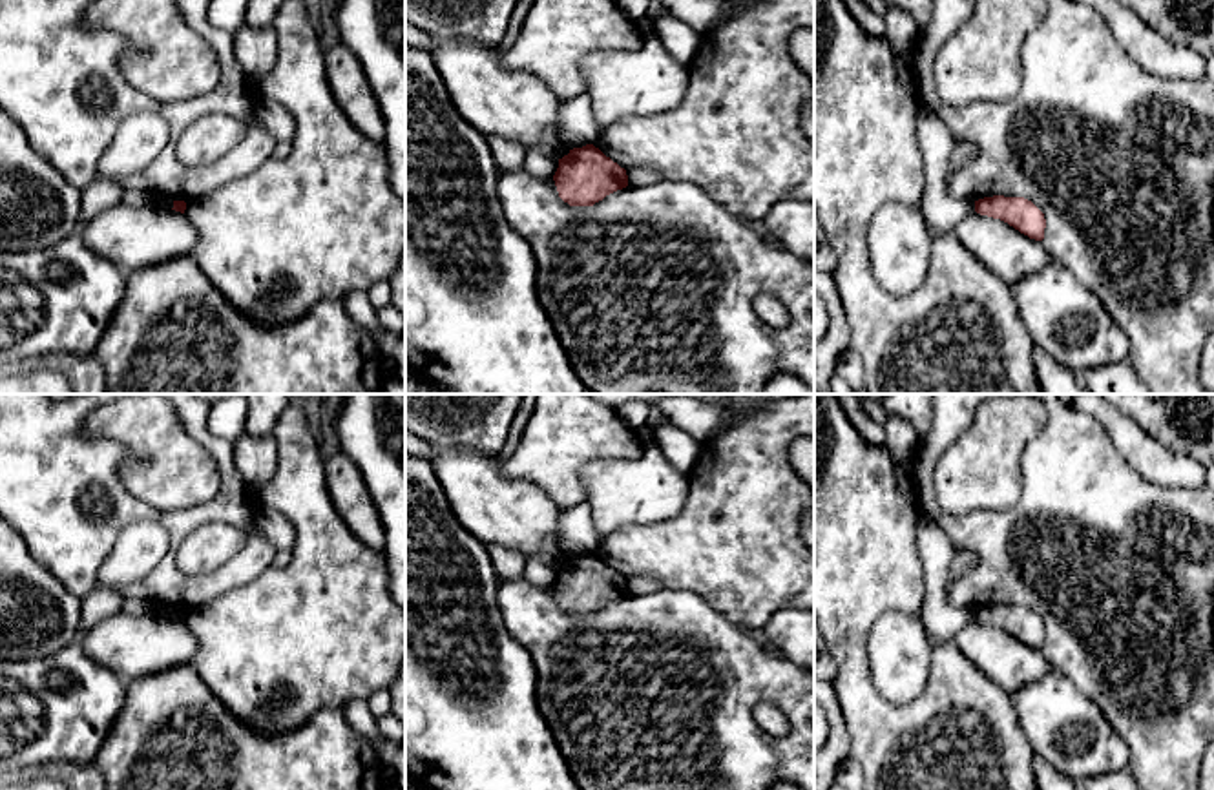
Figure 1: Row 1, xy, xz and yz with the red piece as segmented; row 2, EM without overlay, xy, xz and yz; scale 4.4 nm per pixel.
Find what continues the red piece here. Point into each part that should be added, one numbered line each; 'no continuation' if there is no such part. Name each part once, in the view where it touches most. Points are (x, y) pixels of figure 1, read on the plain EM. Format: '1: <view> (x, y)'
no continuation

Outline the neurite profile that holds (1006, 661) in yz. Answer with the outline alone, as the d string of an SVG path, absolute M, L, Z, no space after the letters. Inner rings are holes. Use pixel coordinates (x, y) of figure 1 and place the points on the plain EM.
M975 618L955 633L953 644L1011 697L1026 684L1055 671L1042 650L1030 648L1008 631Z

